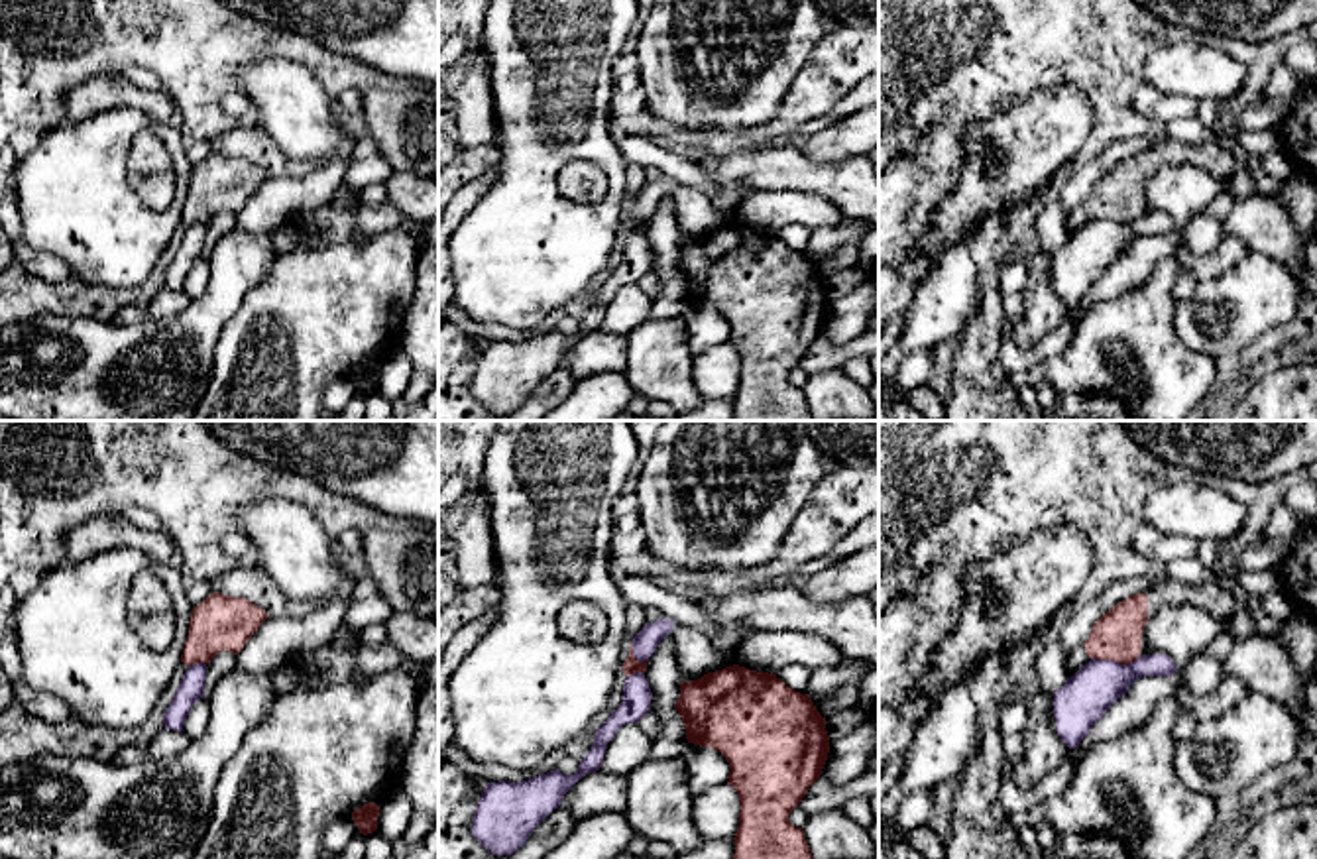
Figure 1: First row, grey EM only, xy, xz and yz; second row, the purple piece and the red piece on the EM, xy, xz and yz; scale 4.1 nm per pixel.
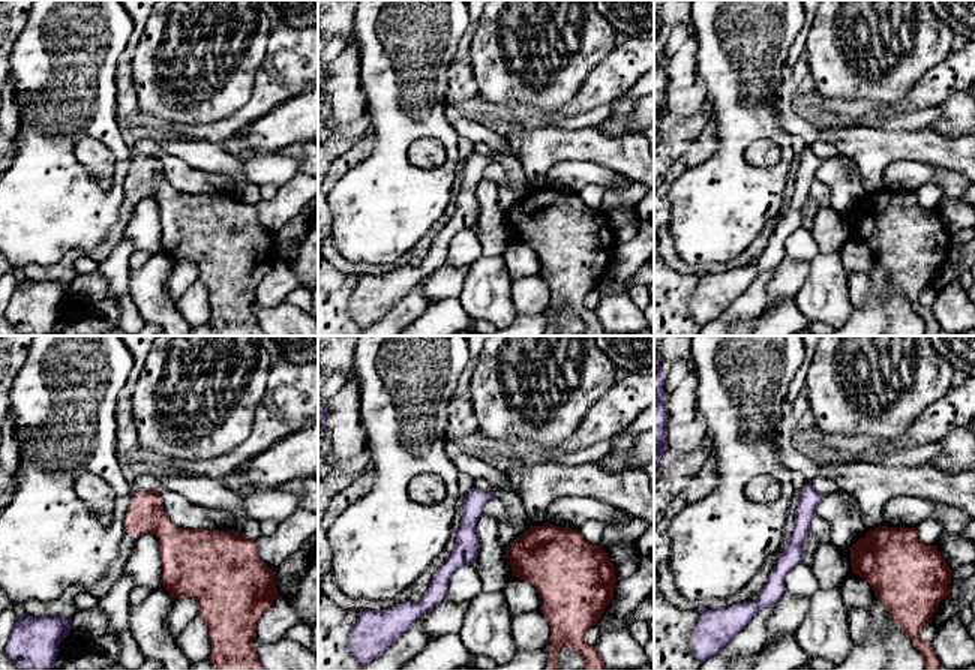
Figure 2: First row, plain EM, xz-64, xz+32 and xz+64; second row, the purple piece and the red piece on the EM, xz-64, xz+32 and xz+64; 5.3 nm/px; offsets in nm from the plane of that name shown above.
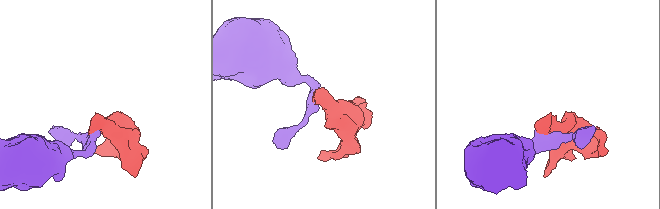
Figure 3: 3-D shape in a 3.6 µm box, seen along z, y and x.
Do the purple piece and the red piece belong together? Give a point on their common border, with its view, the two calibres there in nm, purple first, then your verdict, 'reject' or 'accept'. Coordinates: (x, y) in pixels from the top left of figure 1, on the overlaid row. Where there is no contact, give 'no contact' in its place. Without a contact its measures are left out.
meets purple in yz at (1113, 661); 200 nm thick on the purple side, 200 nm on the other; reject

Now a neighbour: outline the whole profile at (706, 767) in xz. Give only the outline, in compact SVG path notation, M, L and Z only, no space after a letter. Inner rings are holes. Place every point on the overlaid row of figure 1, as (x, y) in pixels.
M688 743L682 761L686 765L688 788L692 798L712 786L725 784L729 780L729 763L719 751L712 747Z

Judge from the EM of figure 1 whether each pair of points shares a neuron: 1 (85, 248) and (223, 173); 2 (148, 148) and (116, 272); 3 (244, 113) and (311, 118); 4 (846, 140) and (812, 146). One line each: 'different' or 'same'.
1: different
2: different
3: different
4: same

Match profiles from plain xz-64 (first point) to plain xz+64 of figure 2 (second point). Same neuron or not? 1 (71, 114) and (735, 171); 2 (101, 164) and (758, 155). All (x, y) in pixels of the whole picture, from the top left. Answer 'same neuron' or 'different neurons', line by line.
1: same neuron
2: same neuron

